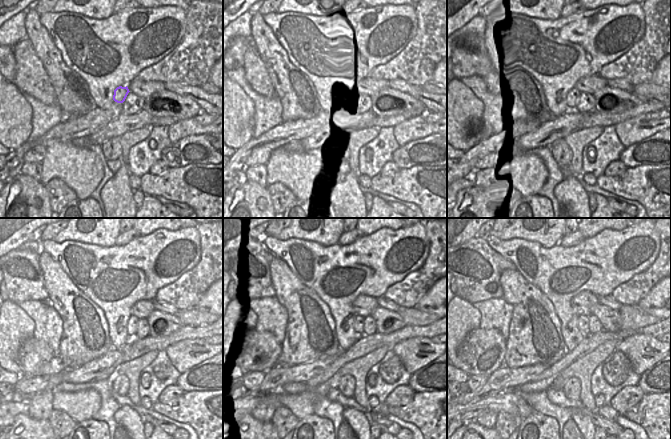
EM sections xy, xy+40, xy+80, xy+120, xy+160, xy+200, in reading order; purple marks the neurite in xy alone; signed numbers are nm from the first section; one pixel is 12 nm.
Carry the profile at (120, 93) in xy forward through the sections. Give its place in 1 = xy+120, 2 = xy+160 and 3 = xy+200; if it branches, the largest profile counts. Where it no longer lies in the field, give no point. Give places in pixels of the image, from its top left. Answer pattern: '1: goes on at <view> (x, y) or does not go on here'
1: goes on at xy+120 (133, 321)
2: goes on at xy+160 (358, 325)
3: goes on at xy+200 (583, 321)

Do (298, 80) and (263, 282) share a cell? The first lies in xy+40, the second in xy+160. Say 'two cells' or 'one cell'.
two cells

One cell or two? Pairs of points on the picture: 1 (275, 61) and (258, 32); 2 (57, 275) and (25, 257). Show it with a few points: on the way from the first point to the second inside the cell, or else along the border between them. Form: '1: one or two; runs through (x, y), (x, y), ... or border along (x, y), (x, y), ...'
1: one; runs through (273, 54), (265, 39)
2: two; border along (38, 254), (38, 263), (45, 288)

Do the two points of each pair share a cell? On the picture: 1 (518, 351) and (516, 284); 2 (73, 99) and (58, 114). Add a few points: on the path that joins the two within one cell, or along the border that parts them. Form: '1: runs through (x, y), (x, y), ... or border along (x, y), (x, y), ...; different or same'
1: runs through (519, 334), (519, 301); same
2: border along (57, 103), (66, 114), (73, 116); different

